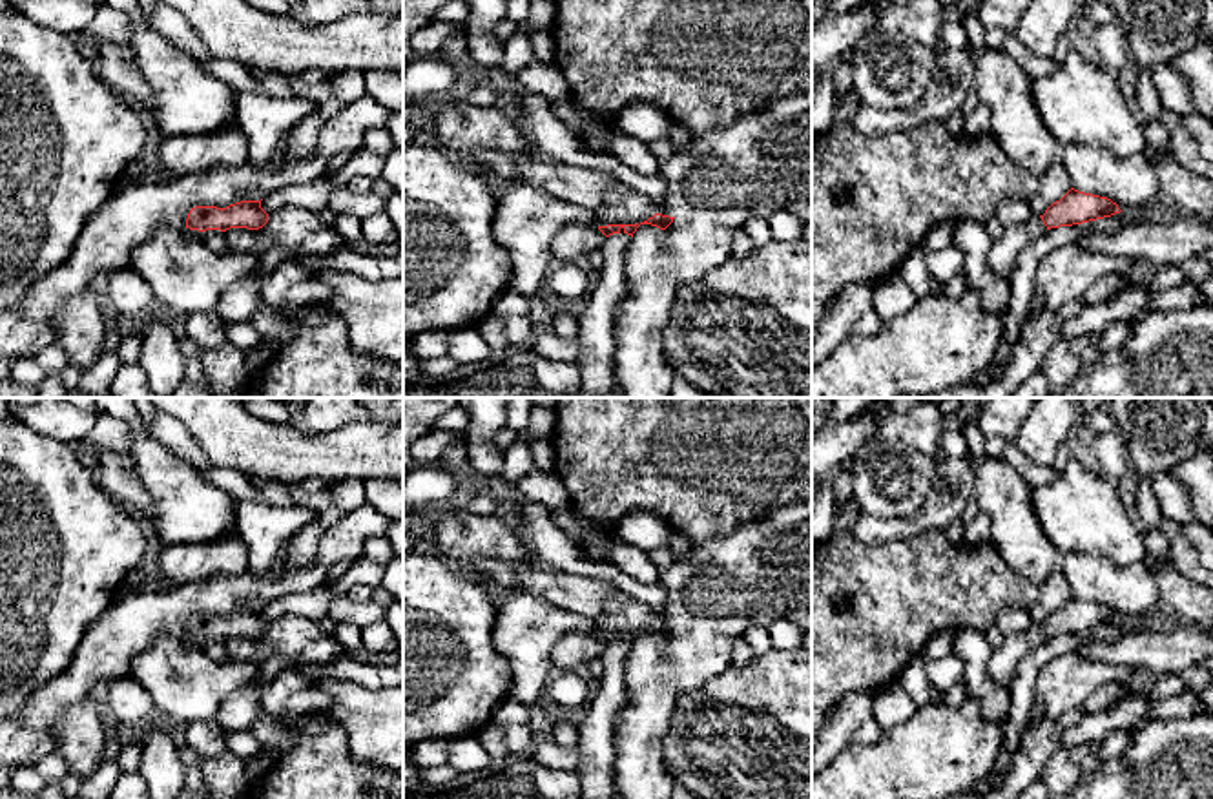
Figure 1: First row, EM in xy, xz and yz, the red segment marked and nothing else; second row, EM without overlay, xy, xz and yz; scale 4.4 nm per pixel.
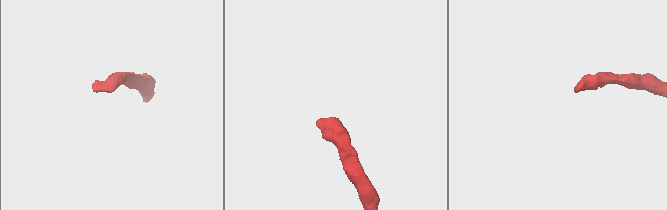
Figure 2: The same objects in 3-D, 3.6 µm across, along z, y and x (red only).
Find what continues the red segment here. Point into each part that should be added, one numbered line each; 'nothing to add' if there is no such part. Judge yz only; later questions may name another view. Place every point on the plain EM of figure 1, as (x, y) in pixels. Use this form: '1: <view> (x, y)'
1: yz (1004, 661)

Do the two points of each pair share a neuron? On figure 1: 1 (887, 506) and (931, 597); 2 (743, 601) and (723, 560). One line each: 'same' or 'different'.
1: different
2: same

